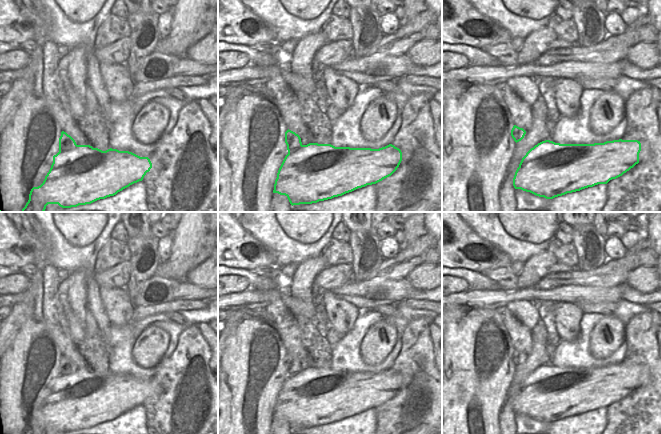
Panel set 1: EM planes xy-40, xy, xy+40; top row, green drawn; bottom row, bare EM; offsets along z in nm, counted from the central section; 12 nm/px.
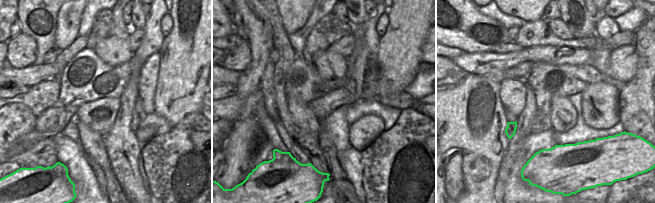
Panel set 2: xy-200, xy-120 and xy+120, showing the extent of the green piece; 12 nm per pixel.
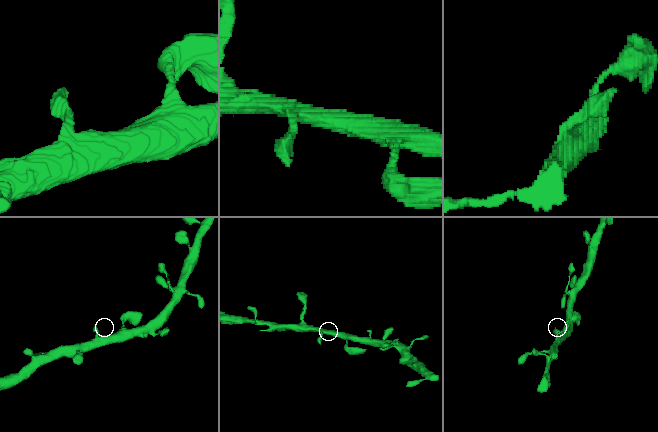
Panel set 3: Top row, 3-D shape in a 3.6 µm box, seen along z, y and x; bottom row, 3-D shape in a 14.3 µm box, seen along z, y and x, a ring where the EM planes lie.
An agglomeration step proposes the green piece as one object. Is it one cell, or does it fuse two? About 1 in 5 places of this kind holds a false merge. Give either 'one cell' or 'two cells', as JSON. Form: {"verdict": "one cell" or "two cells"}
{"verdict": "one cell"}

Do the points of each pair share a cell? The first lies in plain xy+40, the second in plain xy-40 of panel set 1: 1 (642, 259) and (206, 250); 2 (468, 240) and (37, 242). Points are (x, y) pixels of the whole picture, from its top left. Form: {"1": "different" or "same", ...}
{"1": "same", "2": "different"}

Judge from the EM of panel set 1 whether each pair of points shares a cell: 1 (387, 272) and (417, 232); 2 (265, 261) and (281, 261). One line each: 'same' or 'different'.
1: different
2: different

